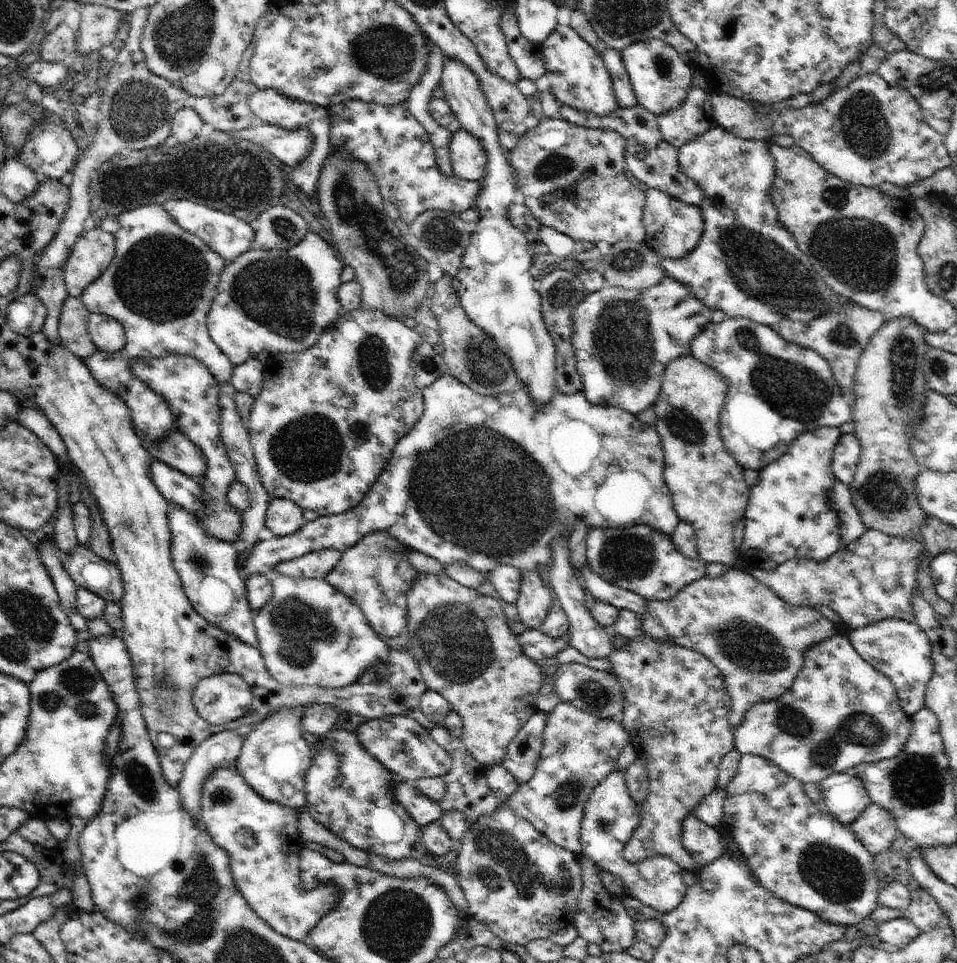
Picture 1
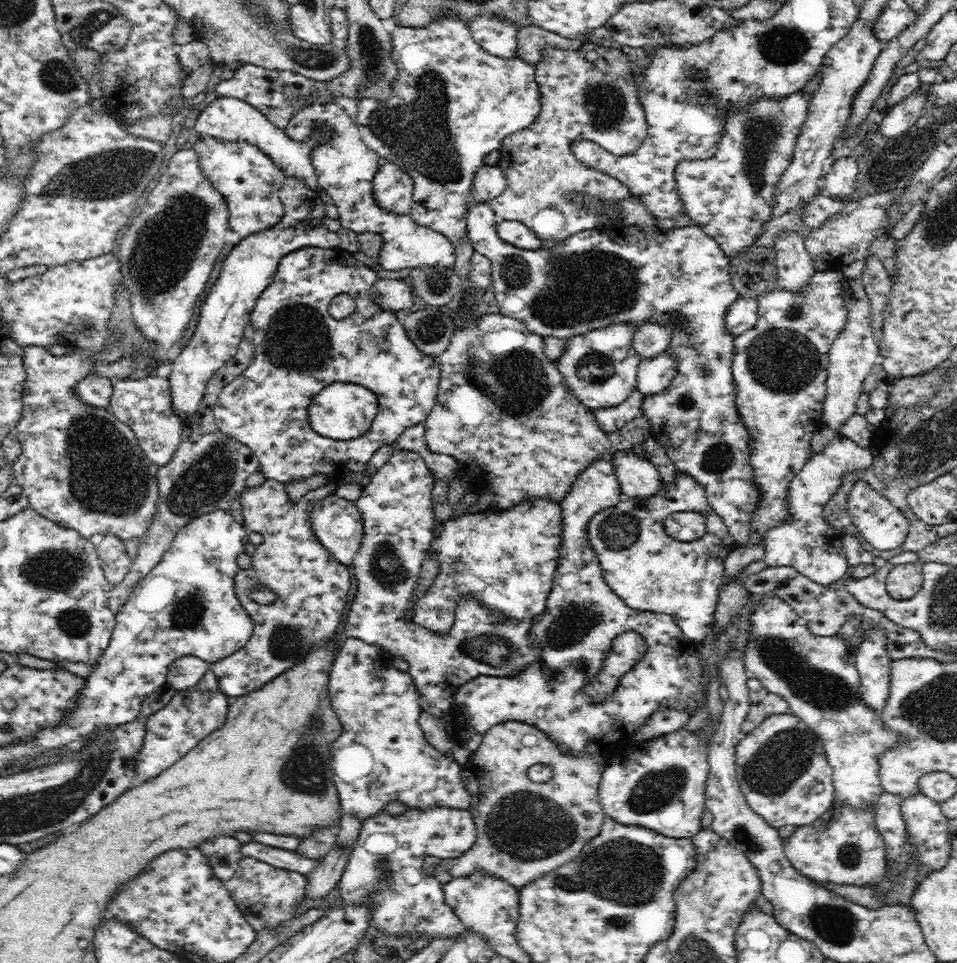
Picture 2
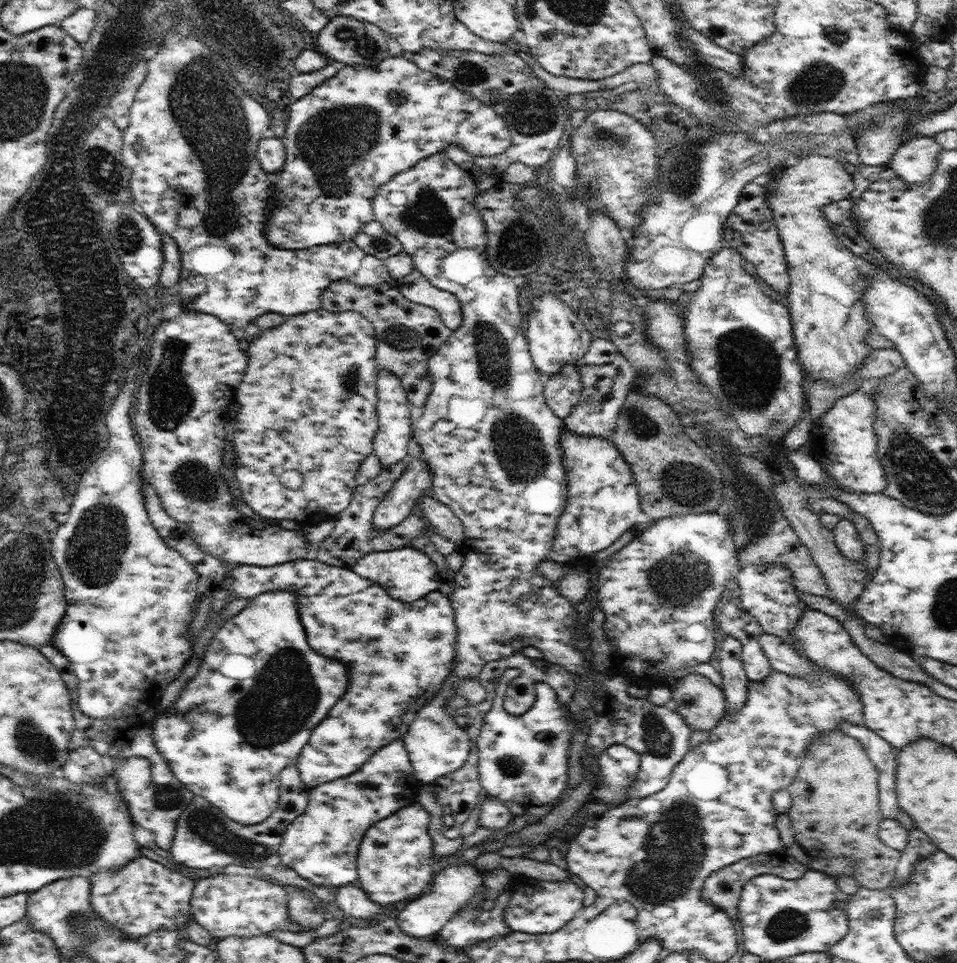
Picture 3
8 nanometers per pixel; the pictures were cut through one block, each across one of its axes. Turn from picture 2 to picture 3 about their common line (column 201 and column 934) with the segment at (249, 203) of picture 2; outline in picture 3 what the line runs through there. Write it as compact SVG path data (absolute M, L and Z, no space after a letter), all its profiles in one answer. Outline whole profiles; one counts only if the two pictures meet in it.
M918 136L901 145L889 164L907 184L921 184L933 175L941 150L934 137Z

